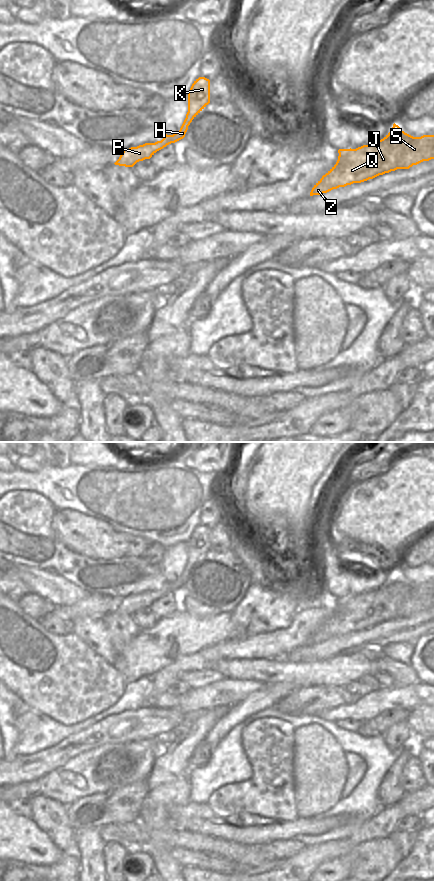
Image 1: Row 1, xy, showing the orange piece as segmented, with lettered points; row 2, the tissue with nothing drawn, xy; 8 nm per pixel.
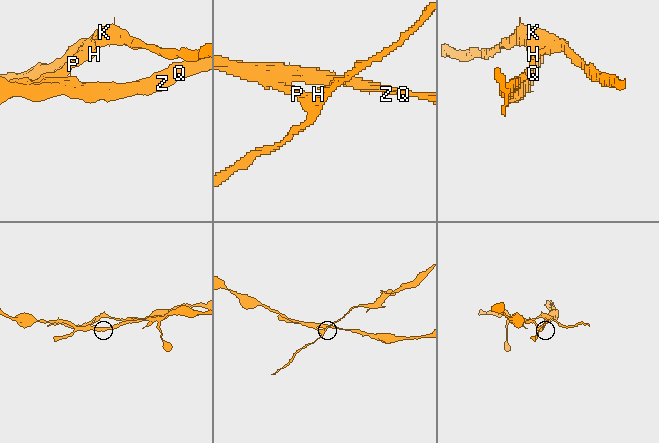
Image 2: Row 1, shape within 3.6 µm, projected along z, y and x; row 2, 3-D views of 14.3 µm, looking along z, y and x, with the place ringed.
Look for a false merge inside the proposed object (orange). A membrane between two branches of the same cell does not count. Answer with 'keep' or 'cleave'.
cleave

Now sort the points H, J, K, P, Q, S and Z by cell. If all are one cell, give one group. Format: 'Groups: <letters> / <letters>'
Groups: H K P / J Q S Z

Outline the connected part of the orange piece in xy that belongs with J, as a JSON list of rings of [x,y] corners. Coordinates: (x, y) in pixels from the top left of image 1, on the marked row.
[[[394,123],[383,139],[338,153],[336,164],[314,185],[310,196],[434,159],[434,135],[413,137]]]

